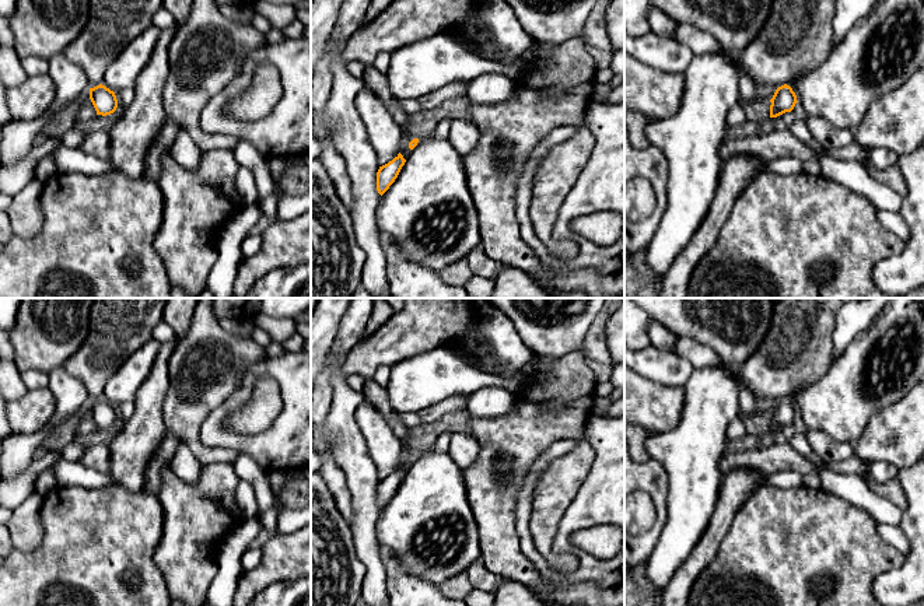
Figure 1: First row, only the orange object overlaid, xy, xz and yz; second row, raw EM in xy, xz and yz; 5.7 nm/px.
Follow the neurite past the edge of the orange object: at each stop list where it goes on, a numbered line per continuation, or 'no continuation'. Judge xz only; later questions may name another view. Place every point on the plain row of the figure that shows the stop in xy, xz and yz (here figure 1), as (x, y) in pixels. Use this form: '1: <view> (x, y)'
no continuation

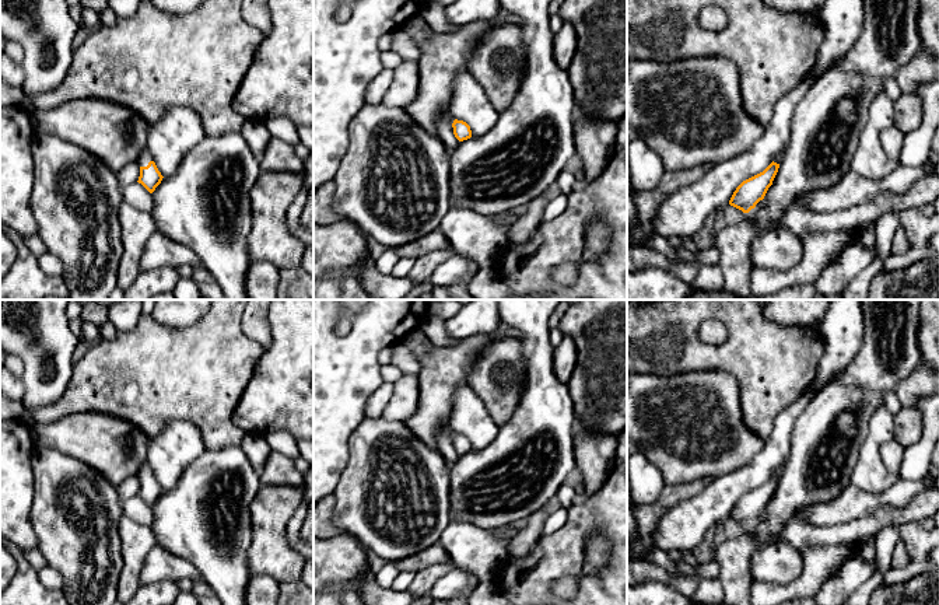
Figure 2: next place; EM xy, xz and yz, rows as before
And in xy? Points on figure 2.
1: xy (146, 471)

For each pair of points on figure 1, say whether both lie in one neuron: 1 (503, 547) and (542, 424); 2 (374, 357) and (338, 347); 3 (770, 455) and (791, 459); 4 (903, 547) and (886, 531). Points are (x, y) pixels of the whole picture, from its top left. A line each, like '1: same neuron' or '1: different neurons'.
1: same neuron
2: different neurons
3: same neuron
4: same neuron

